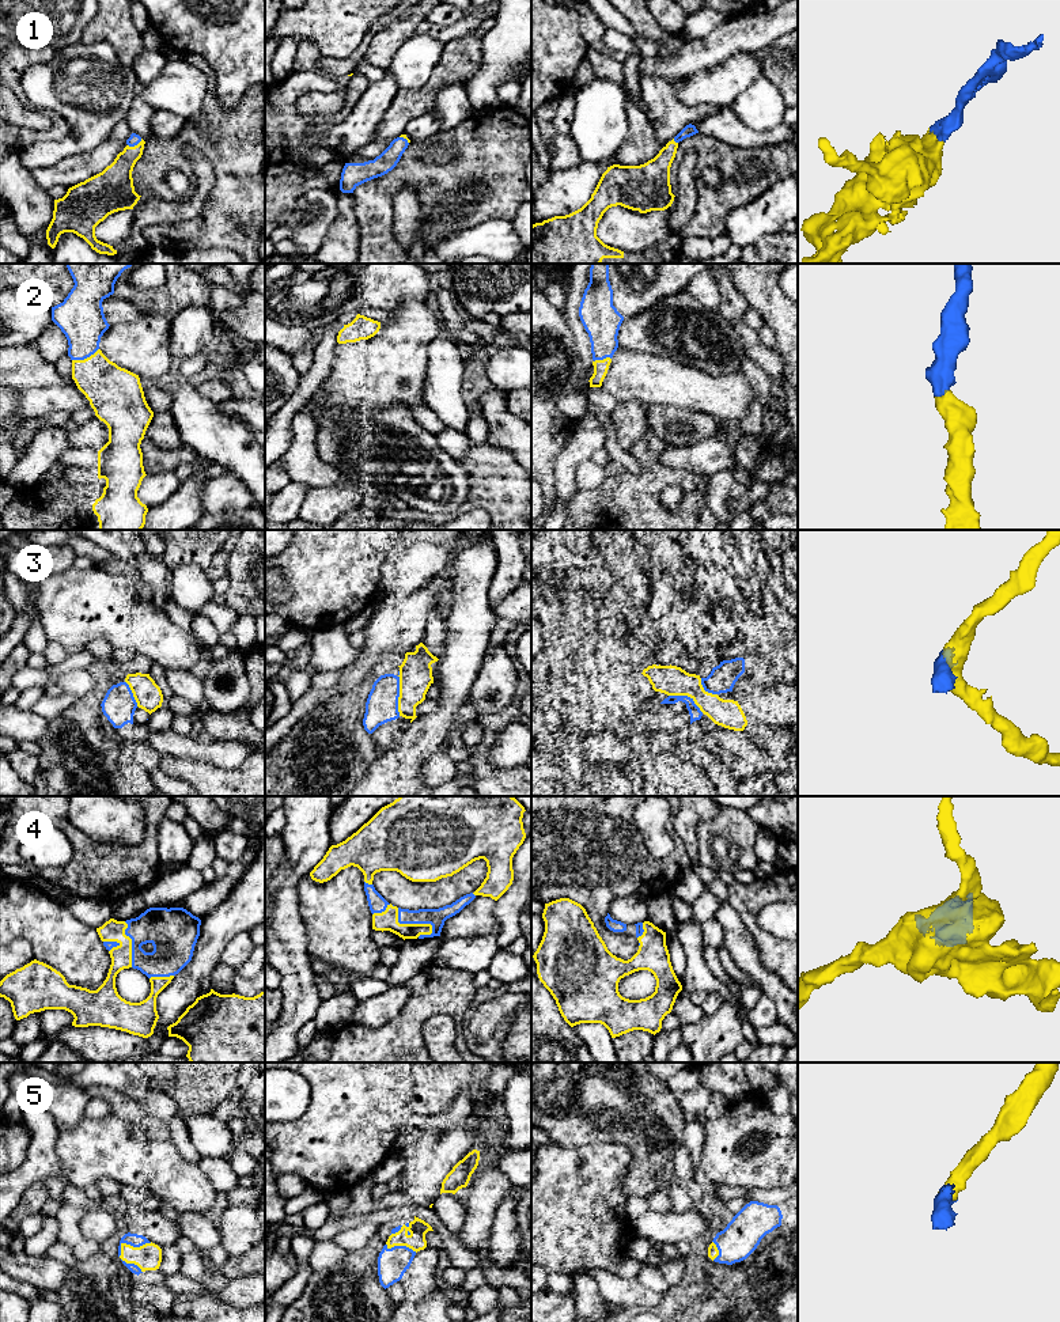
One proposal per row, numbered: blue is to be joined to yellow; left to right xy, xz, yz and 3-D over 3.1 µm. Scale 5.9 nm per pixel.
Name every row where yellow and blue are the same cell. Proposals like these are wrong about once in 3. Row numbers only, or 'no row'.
1, 2, 4, 5

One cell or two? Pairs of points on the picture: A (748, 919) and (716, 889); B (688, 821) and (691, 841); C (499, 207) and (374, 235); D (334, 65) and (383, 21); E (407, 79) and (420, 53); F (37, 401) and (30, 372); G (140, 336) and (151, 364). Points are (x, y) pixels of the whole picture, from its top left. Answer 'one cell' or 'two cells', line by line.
A: two cells
B: one cell
C: one cell
D: one cell
E: one cell
F: two cells
G: one cell

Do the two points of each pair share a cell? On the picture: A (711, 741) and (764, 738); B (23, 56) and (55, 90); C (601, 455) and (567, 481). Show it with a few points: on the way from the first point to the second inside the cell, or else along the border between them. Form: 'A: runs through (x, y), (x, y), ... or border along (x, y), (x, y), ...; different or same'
A: border along (742, 731), (757, 747), (778, 753); different
B: border along (56, 53), (23, 72), (22, 91); different
C: border along (602, 447), (590, 458); different

